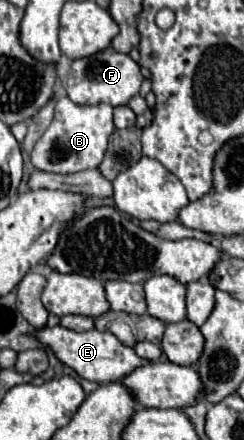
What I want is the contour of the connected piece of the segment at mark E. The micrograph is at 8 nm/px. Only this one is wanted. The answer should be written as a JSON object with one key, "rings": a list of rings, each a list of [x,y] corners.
{"rings":[[[44,326],[40,330],[34,330],[34,338],[46,348],[50,348],[56,354],[56,358],[62,364],[70,366],[80,378],[86,378],[92,382],[118,382],[122,376],[132,372],[136,366],[142,366],[148,362],[148,360],[138,358],[132,348],[122,346],[114,334],[98,332],[96,328],[88,332],[74,332],[62,326],[54,326],[54,328]]]}

